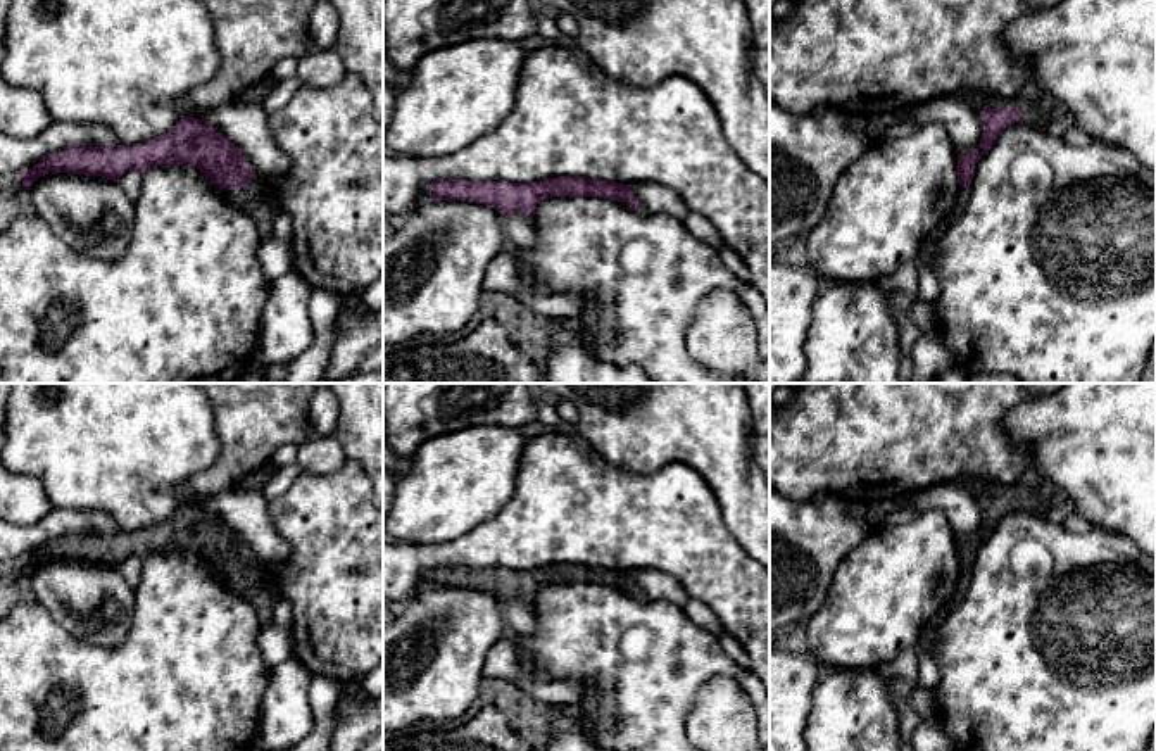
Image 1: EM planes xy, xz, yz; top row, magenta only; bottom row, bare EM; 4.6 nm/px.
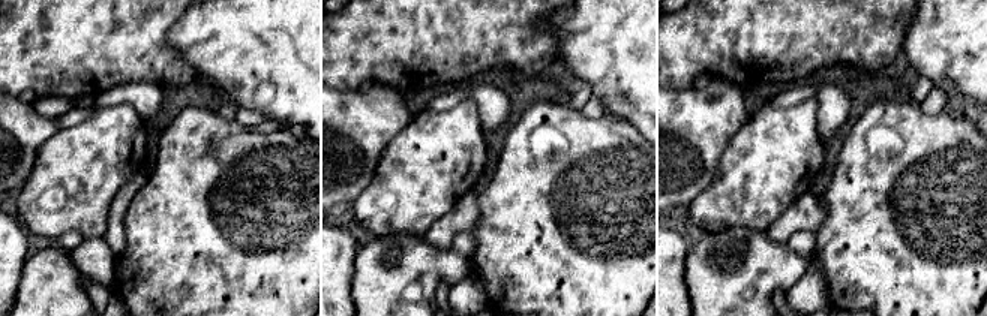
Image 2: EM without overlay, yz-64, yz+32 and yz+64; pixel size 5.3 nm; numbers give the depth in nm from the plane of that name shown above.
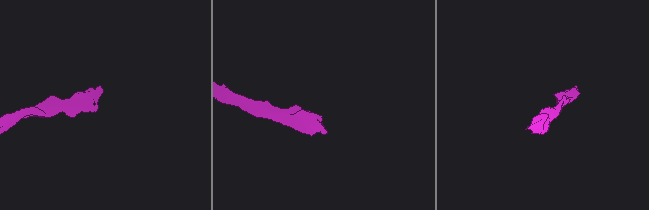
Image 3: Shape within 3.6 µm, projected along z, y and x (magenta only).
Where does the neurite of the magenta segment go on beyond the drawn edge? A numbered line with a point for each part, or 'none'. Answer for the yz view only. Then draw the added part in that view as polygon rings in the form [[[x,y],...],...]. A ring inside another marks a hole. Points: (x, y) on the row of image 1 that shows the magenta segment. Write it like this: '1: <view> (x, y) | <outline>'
1: yz (979, 100) | [[[963,92],[956,98],[966,102],[978,116],[987,109],[999,109],[1009,105],[1013,109],[1021,109],[1021,100],[1004,98],[997,93],[982,93],[982,92]]]

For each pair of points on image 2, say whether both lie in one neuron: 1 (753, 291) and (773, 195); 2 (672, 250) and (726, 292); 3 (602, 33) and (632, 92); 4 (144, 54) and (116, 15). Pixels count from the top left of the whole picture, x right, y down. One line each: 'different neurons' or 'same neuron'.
1: different neurons
2: different neurons
3: same neuron
4: same neuron

